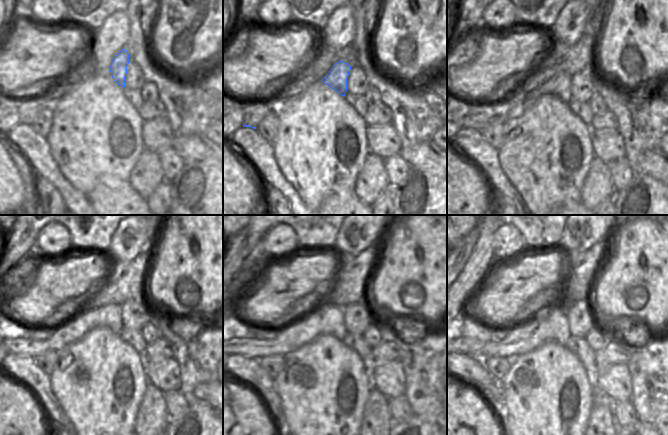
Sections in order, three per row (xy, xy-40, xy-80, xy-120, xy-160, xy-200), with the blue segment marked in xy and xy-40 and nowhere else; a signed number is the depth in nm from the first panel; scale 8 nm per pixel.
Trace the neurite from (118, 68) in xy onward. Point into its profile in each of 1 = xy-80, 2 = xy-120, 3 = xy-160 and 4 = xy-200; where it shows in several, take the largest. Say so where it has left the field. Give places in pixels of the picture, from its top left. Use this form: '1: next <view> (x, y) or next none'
1: next xy-80 (560, 84)
2: next xy-120 (72, 328)
3: next xy-160 (328, 320)
4: next xy-200 (548, 324)

